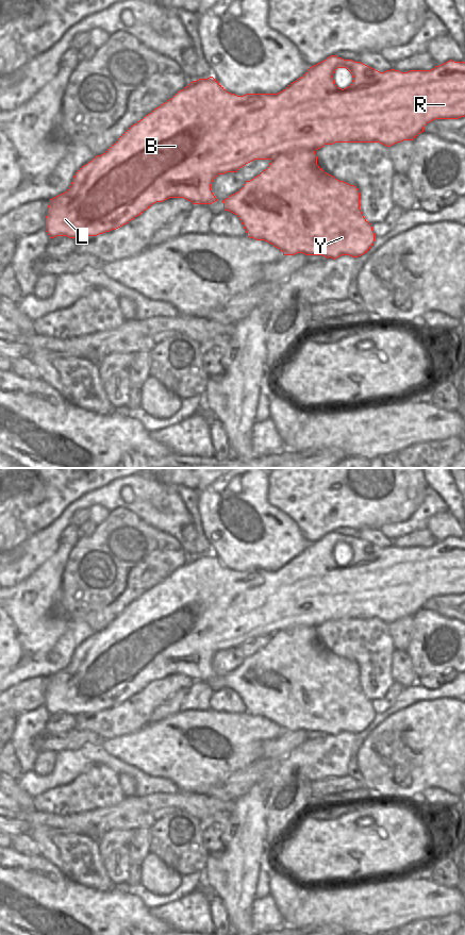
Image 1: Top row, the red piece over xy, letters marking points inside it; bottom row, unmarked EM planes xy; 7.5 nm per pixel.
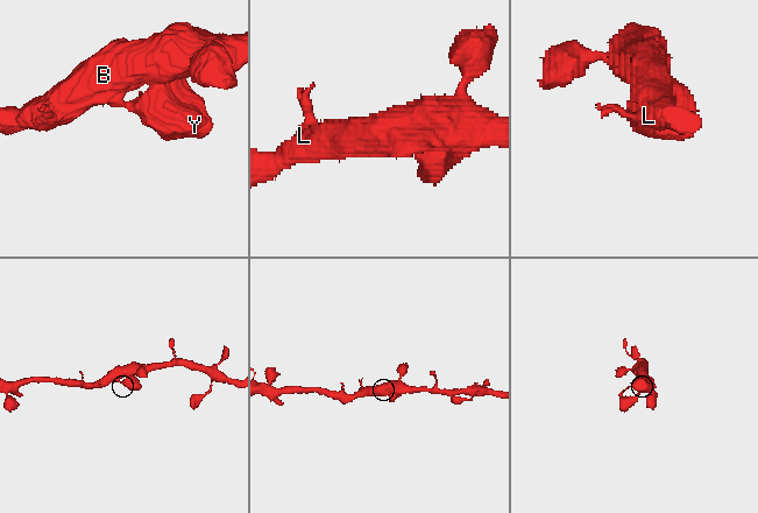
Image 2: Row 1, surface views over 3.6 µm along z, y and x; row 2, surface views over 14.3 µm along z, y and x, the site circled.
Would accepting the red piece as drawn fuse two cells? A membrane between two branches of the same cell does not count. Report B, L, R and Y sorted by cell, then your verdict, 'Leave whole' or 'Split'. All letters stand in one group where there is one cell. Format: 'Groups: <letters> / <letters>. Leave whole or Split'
Groups: B L R / Y. Split.

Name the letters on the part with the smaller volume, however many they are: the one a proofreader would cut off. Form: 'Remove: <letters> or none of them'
Remove: Y

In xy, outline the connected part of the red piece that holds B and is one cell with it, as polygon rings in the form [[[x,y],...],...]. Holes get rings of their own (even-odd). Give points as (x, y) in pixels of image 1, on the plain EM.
[[[331,532],[322,538],[311,542],[299,555],[287,562],[278,570],[246,570],[237,572],[227,568],[213,553],[192,557],[186,564],[175,570],[169,577],[151,587],[139,598],[128,604],[101,632],[96,632],[90,638],[77,647],[70,663],[61,671],[49,677],[47,692],[45,695],[45,707],[50,715],[56,713],[67,713],[69,715],[80,715],[82,713],[97,713],[112,706],[116,706],[149,685],[156,679],[163,679],[169,674],[184,674],[193,681],[212,681],[217,678],[211,667],[211,661],[218,651],[236,649],[239,645],[254,636],[271,636],[282,630],[290,630],[299,625],[320,625],[325,621],[335,619],[380,619],[391,623],[403,617],[413,617],[418,611],[424,608],[424,603],[435,596],[459,596],[465,594],[465,538],[454,538],[452,536],[435,542],[431,547],[410,547],[401,549],[391,546],[380,549],[361,538],[344,536],[336,532]],[[337,545],[346,545],[352,552],[351,561],[342,566],[334,561],[332,554]]]

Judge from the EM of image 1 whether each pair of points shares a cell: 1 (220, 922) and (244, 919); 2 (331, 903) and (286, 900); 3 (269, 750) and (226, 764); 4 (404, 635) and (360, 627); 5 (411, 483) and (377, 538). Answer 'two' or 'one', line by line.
1: two
2: two
3: two
4: two
5: two

